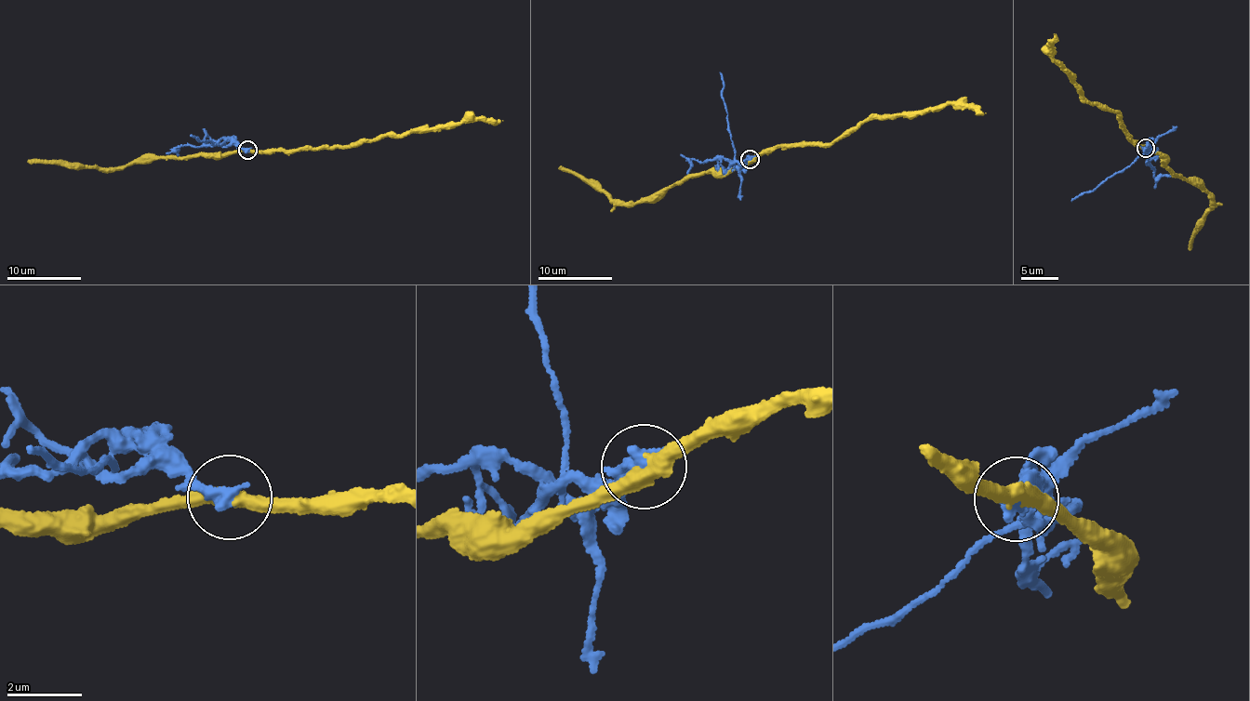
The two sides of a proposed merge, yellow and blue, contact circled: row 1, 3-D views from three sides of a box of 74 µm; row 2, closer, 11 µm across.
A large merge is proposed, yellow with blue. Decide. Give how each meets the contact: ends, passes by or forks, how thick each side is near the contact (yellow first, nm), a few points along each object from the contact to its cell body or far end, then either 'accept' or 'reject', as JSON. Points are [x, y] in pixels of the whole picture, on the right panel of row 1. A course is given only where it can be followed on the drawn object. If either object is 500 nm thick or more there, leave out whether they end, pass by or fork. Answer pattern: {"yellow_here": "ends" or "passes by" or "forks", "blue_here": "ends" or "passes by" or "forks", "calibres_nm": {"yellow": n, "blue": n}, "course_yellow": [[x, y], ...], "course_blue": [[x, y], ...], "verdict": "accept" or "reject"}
{"yellow_here": "passes by", "blue_here": "ends", "calibres_nm": {"yellow": 420, "blue": 360}, "course_yellow": [[1145, 148], [1119, 125], [1121, 123], [1114, 111], [1105, 104], [1092, 104], [1085, 99], [1047, 52], [1054, 33]], "course_blue": [[1145, 148], [1147, 152], [1071, 201]], "verdict": "reject"}

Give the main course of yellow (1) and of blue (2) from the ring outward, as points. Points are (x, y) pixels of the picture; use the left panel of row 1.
1: (246, 150), (286, 151), (308, 145), (342, 146), (472, 120), (502, 120)
2: (246, 150), (190, 136)

